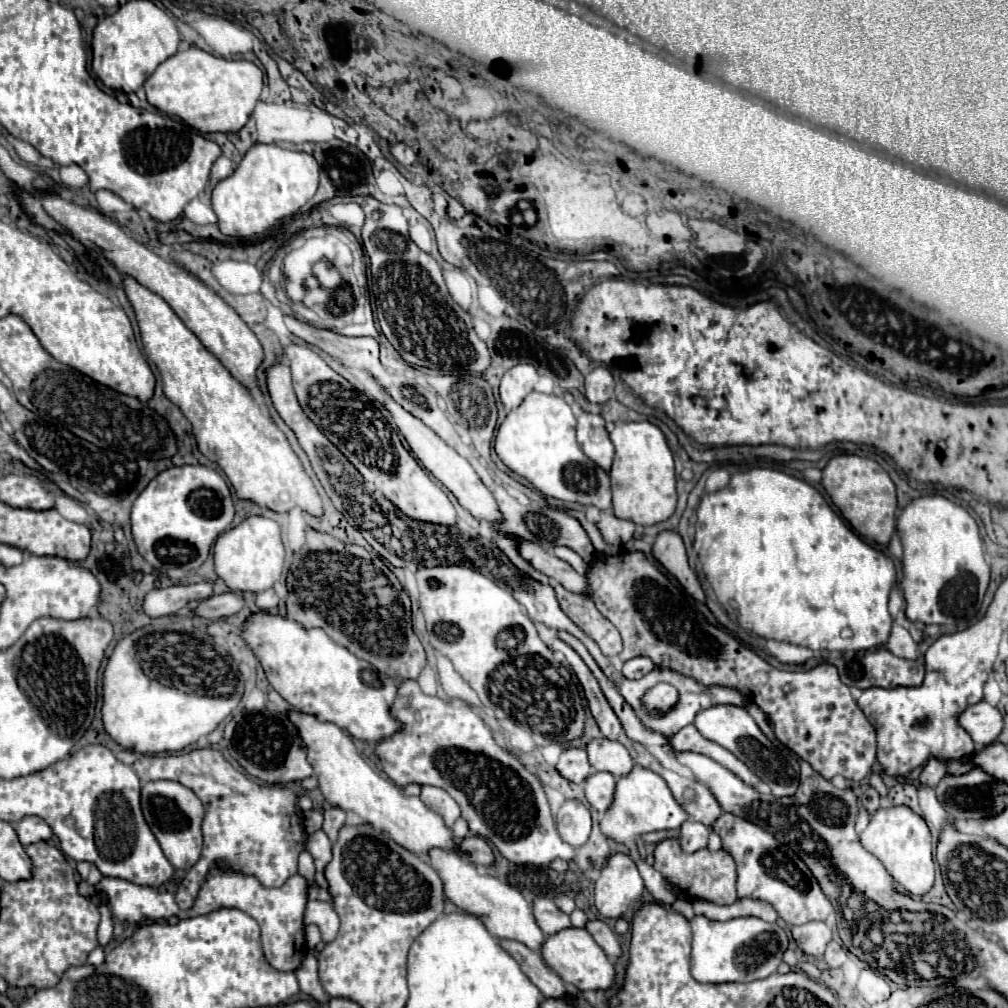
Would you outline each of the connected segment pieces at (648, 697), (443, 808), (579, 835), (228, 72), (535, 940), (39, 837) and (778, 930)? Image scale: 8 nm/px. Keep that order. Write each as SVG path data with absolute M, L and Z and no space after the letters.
M655 684L655 688L651 688L651 692L646 692L641 698L642 708L644 703L650 711L645 711L648 714L664 714L675 706L678 701L678 691L671 684Z
M423 786L421 788L421 800L433 810L439 812L443 816L443 820L447 820L447 824L453 824L459 816L459 804L441 788L433 788L433 786Z
M567 800L557 812L555 820L559 834L567 844L579 848L587 842L591 834L591 814L581 802Z
M201 48L175 52L145 80L147 102L163 114L173 114L201 132L237 132L249 120L261 90L263 72L247 60L227 60Z
M431 852L429 862L443 878L445 896L463 912L475 912L475 916L479 916L483 924L487 924L487 930L493 936L501 940L517 940L531 950L541 950L547 936L535 920L533 904L525 900L525 896L517 888L511 888L509 884L503 884L493 876L479 874L471 862L455 856L455 852Z
M27 816L19 822L17 836L19 836L21 844L29 846L35 842L47 842L53 836L53 830L45 820L41 820L37 816Z
M695 916L691 920L691 928L693 928L693 950L691 950L691 974L697 982L753 982L753 980L759 980L759 978L767 978L771 976L773 972L777 972L777 966L783 962L783 954L789 946L789 938L787 938L787 932L779 926L779 924L769 924L765 920L759 920L759 918L733 918L731 922L713 922L713 920L707 920L705 916Z

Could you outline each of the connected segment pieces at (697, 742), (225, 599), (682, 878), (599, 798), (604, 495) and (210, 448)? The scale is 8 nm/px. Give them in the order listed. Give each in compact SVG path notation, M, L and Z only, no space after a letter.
M693 724L681 728L673 736L673 748L677 748L679 752L697 752L697 754L705 754L709 758L715 758L721 766L725 766L727 770L731 770L733 774L739 776L739 762L741 760L737 756L733 756L729 750L725 750L723 746L703 738Z
M227 592L227 594L219 594L219 596L211 596L211 598L203 600L197 606L195 614L203 616L203 618L209 618L209 620L219 620L219 618L225 618L225 616L231 616L231 614L239 612L243 606L245 606L243 594Z
M669 838L669 840L663 840L657 844L653 868L659 870L663 874L663 878L671 880L673 884L683 884L683 888L687 888L687 892L691 892L691 898L709 900L715 904L733 904L737 900L737 892L735 892L737 868L735 868L733 856L725 850L711 852L711 850L703 848L693 854L687 854L681 848L681 842L677 838Z
M595 772L585 780L585 796L597 812L605 814L613 804L615 784L617 780L607 772Z
M531 392L523 400L523 404L511 410L507 418L503 420L503 424L499 426L497 436L495 436L495 452L505 466L509 466L517 476L531 482L531 486L545 496L567 500L567 502L577 502L577 504L591 504L591 506L597 506L599 510L611 508L609 474L603 468L599 468L593 460L589 460L579 448L575 440L575 416L571 408L565 404L565 400L559 396Z
M125 276L125 292L127 298L137 314L143 350L149 356L149 360L157 366L163 378L163 392L165 396L183 412L183 416L191 422L193 434L199 444L199 452L209 458L211 462L217 462L225 476L229 478L231 486L235 488L239 500L255 502L261 508L269 508L273 512L289 512L295 506L309 512L315 518L323 516L323 502L317 494L317 488L313 480L307 476L307 472L301 466L299 456L293 452L287 436L279 430L279 426L261 410L257 400L251 396L251 392L231 376L231 372L221 364L217 356L213 356L199 338L179 320L179 316L171 310L171 306L157 296L155 292L149 292L145 286L141 286L137 280Z

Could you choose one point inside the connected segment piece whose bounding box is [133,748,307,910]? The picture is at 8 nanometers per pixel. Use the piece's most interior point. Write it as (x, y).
(246, 826)

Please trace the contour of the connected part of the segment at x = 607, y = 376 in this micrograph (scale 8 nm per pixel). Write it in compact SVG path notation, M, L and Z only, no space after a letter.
M597 366L593 372L589 372L585 376L585 396L589 402L597 402L603 404L609 398L613 398L613 376L607 368Z

